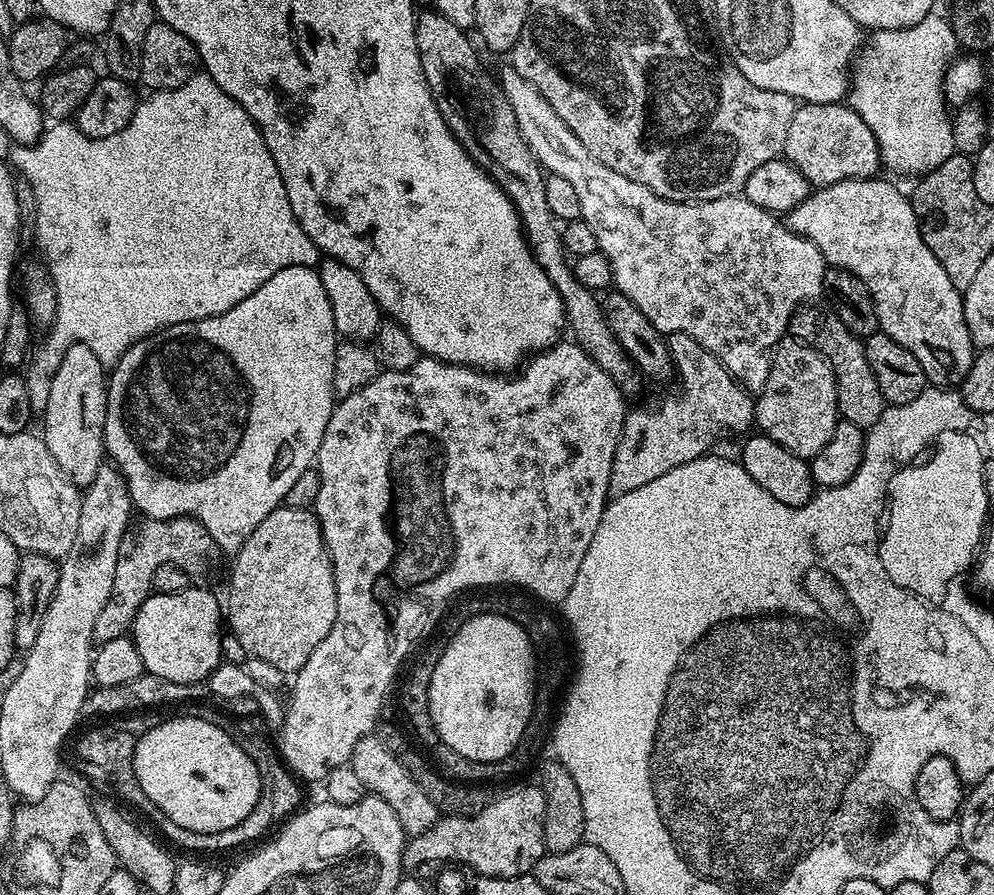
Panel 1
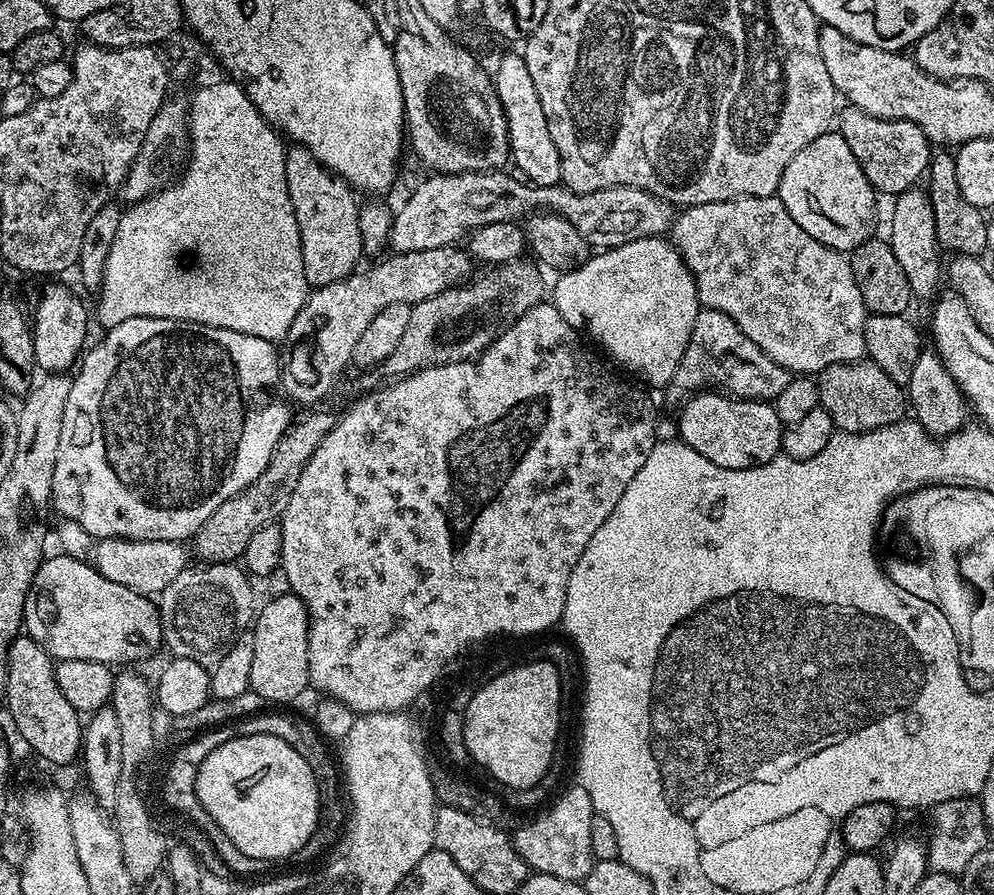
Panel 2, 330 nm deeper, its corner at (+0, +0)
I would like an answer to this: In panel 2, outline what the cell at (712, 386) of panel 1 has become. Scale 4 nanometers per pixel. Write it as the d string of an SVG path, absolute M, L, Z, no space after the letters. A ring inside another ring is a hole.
M701 307L686 346L686 354L682 354L682 362L678 362L678 370L670 382L670 388L683 394L719 390L742 400L772 402L778 394L782 394L782 390L786 390L793 378L793 373L778 366L774 358L754 346L754 342L750 342L750 338L738 330L729 316L713 308Z

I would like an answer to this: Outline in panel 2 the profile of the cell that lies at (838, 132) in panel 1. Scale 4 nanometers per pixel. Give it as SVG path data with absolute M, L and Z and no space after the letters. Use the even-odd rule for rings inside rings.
M851 106L845 107L838 116L838 130L842 138L846 138L846 146L854 153L854 158L858 158L858 166L862 166L862 174L876 189L877 193L888 195L888 198L895 198L907 188L919 185L922 177L928 171L928 165L934 155L934 148L926 138L926 134L917 124L909 120L883 120L877 116L866 114L860 108Z

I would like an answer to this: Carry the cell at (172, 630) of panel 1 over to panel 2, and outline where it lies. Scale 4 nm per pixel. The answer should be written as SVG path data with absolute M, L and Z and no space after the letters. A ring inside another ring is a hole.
M49 555L32 580L24 607L24 628L56 660L86 658L109 666L144 660L164 644L159 607L133 588L118 586L83 559Z

